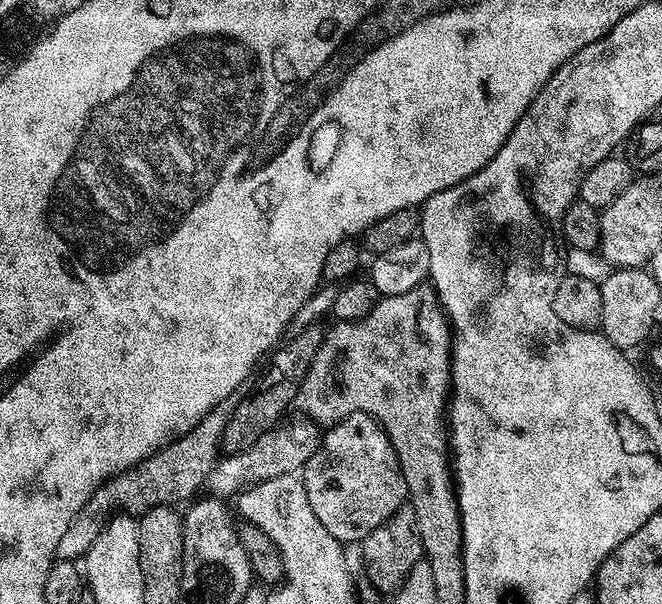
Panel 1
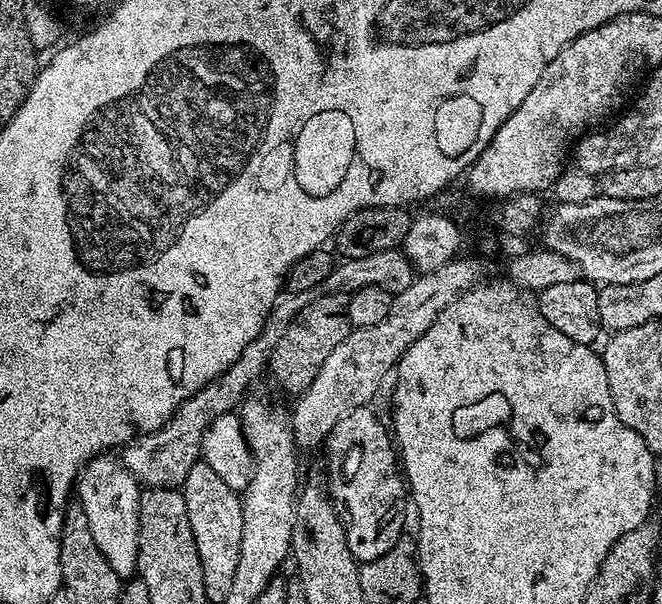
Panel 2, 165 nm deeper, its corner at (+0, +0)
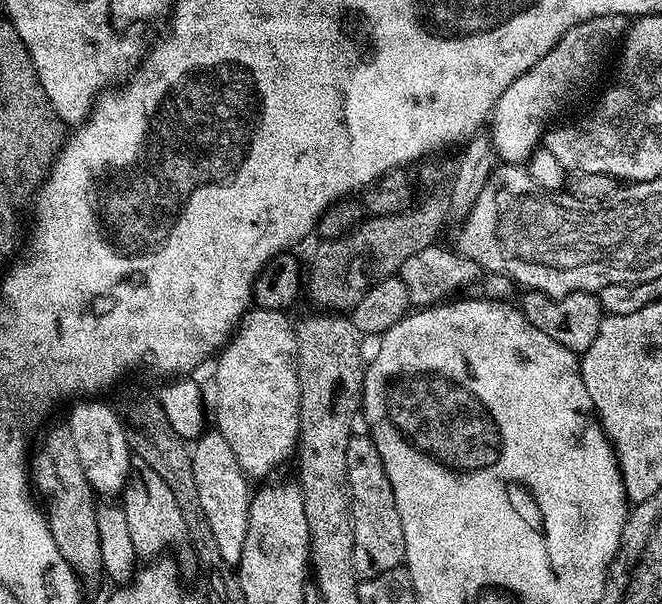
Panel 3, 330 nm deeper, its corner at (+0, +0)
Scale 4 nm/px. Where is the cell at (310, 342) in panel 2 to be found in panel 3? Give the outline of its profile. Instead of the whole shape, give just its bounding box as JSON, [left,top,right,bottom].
[306,162,452,314]

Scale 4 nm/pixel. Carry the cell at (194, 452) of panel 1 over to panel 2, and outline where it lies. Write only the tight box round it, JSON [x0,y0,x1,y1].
[122,248,414,489]

